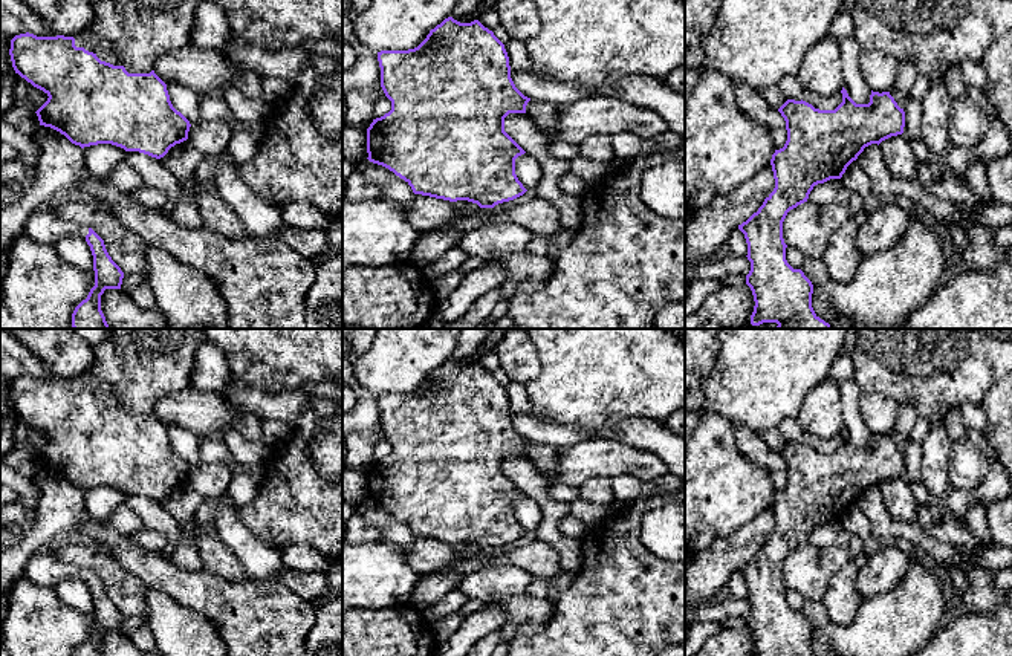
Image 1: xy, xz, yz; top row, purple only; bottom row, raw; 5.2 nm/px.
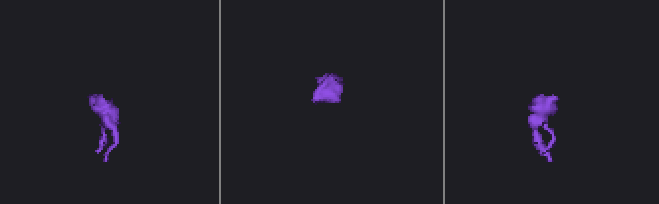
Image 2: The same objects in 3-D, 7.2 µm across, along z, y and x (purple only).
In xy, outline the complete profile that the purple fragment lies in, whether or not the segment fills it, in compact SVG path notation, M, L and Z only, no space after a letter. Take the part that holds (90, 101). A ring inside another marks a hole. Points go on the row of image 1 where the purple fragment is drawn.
M102 0L93 6L95 20L79 35L15 35L9 49L15 73L49 96L35 112L40 125L60 132L81 148L112 144L156 159L187 141L191 124L173 107L153 64L162 54L190 46L200 2Z

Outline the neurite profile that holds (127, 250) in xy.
M72 200L55 208L63 220L92 228L105 245L112 260L124 274L147 275L147 243L116 219L107 206L90 200Z

